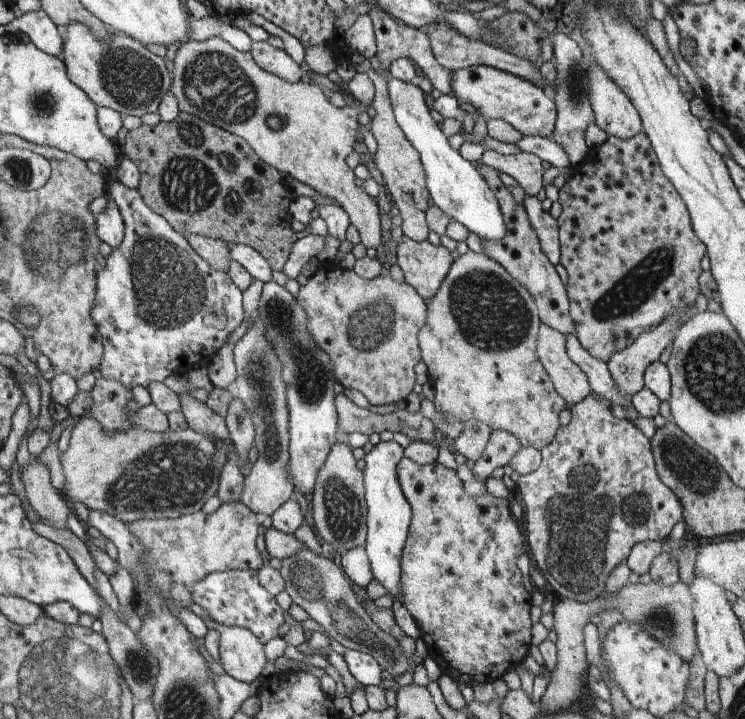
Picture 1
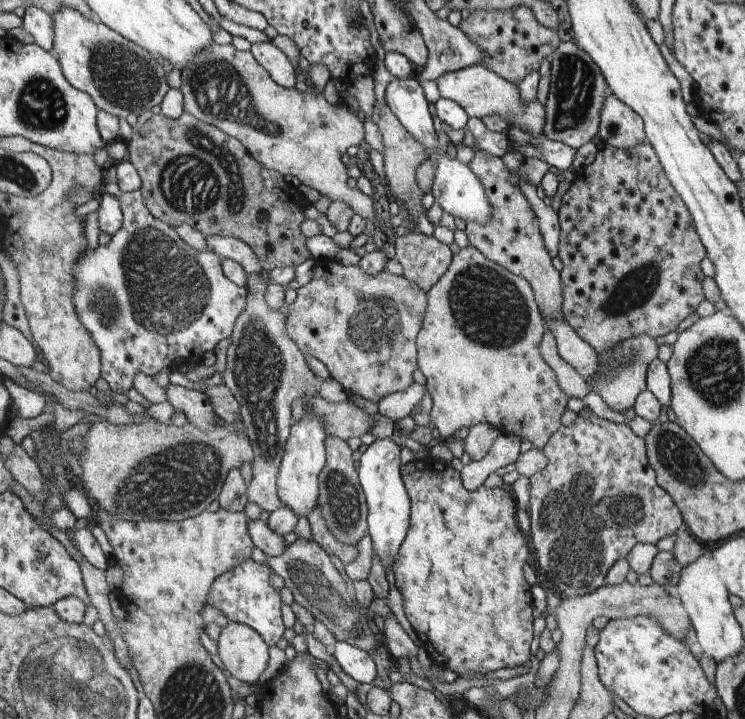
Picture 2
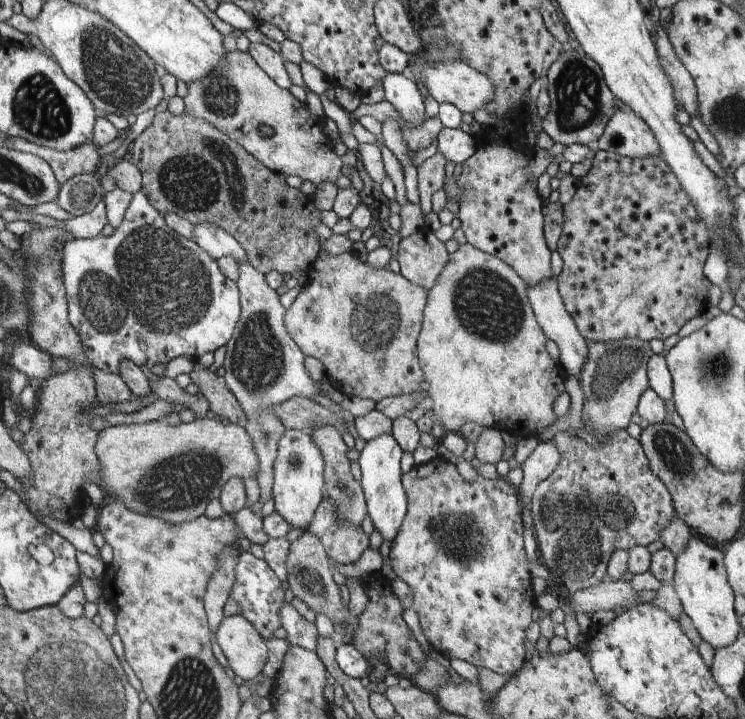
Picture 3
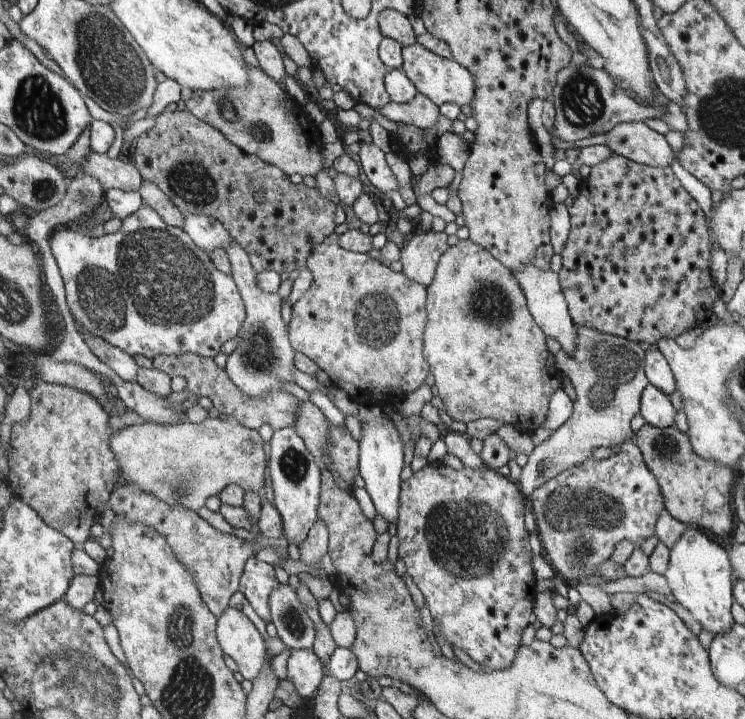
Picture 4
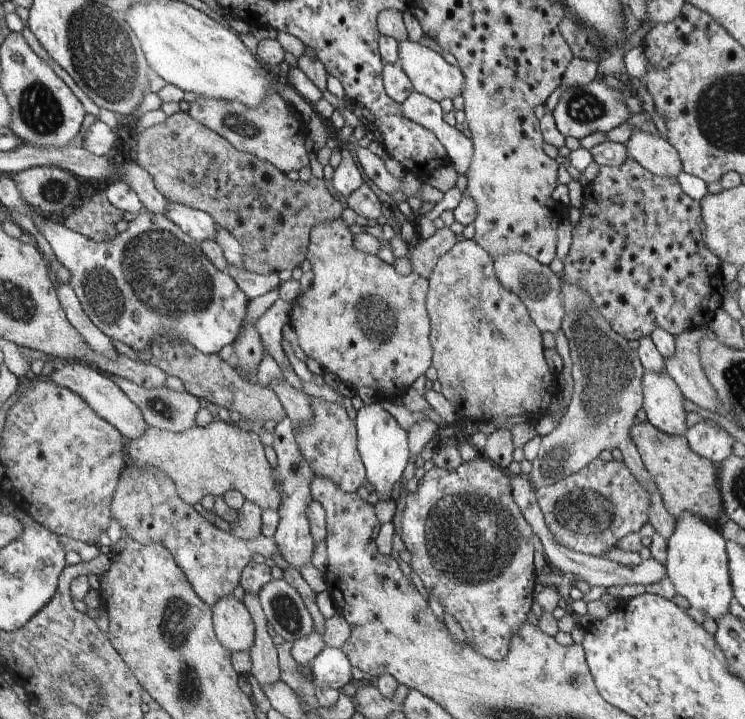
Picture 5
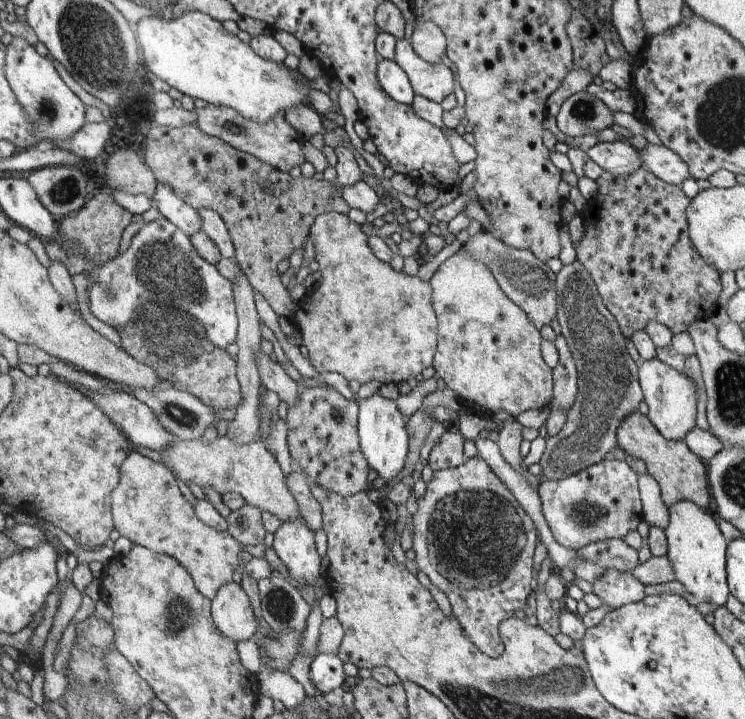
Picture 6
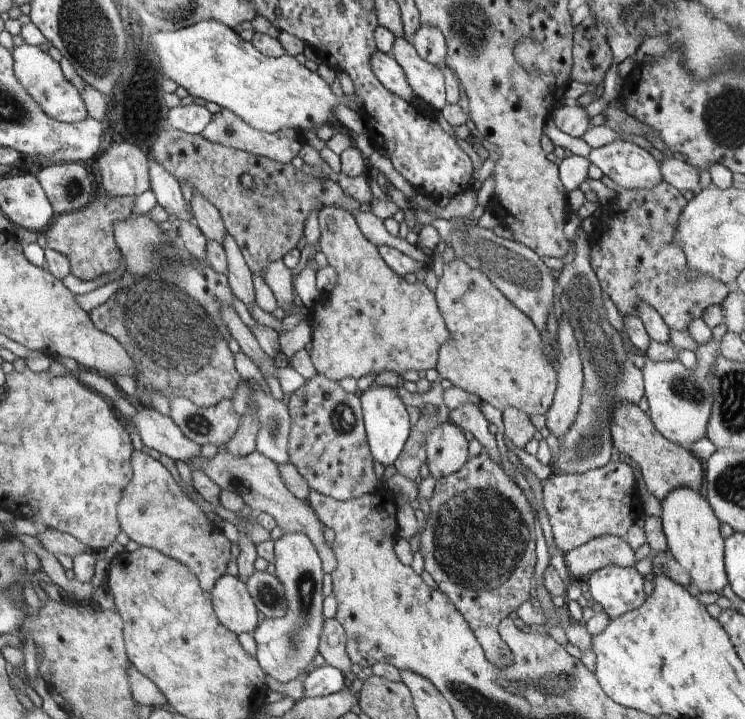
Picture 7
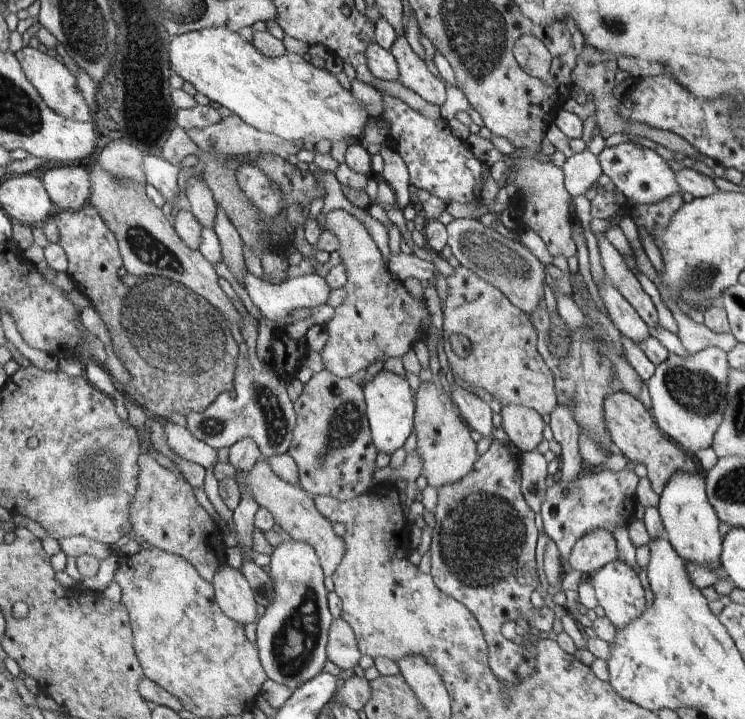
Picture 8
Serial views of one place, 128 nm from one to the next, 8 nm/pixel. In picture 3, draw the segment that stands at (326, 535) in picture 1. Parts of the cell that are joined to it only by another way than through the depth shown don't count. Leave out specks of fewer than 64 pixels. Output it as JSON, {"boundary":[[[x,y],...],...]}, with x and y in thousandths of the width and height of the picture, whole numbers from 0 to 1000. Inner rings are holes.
{"boundary":[[[424,591],[423,595],[416,595],[412,601],[416,604],[419,612],[421,612],[421,618],[431,626],[438,643],[436,688],[444,693],[456,725],[485,730],[489,718],[493,715],[493,701],[486,675],[477,668],[470,658],[470,643],[464,634],[467,623],[459,612],[456,601],[446,591]]]}

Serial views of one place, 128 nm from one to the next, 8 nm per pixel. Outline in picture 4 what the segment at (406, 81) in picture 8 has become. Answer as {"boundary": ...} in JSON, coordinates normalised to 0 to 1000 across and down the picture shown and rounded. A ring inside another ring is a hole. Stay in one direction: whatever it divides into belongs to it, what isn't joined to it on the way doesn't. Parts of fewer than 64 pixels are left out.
{"boundary":[[[562,60],[540,65],[542,103],[557,115],[561,128],[570,131],[588,147],[596,143],[612,143],[615,147],[631,145],[639,129],[638,110],[627,93],[612,86],[609,81],[597,82],[572,68]]]}

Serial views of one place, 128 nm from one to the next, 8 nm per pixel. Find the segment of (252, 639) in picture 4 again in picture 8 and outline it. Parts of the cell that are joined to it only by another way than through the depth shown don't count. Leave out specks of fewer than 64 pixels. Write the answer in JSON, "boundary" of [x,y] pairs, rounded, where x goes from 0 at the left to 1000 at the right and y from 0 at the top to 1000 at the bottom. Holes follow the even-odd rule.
{"boundary":[[[301,786],[289,798],[290,837],[306,855],[323,869],[341,865],[346,854],[346,836],[333,805],[309,786]]]}

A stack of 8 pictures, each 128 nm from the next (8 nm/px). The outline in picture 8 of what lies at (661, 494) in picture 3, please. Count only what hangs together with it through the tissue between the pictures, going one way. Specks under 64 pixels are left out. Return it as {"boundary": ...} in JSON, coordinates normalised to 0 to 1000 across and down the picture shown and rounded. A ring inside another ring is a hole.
{"boundary":[[[815,651],[803,659],[781,659],[760,677],[748,666],[744,676],[734,679],[725,713],[732,741],[749,761],[754,779],[754,801],[769,793],[762,779],[773,752],[783,743],[799,734],[812,734],[823,743],[823,737],[830,730],[843,733],[844,727],[852,722],[848,715],[854,712],[854,675],[858,666],[851,655],[839,652],[824,656]]]}

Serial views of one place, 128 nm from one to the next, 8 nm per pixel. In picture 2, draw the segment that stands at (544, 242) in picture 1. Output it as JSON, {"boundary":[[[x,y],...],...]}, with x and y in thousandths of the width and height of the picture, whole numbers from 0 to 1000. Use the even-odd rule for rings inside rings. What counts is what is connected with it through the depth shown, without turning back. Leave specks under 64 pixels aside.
{"boundary":[[[698,246],[695,257],[713,284],[717,298],[722,302],[725,323],[728,324],[733,348],[741,359],[746,357],[750,349],[750,331],[753,327],[750,298],[722,274],[719,268],[721,259],[706,246]]]}

